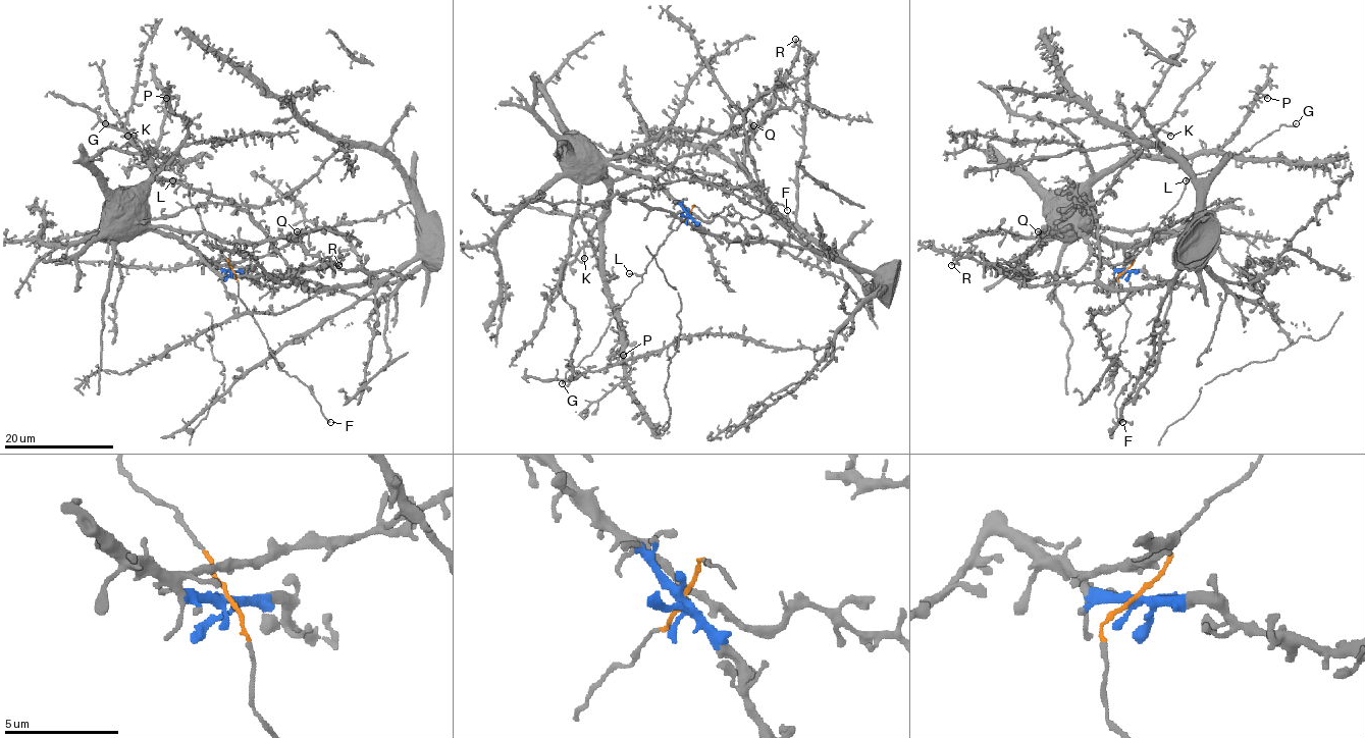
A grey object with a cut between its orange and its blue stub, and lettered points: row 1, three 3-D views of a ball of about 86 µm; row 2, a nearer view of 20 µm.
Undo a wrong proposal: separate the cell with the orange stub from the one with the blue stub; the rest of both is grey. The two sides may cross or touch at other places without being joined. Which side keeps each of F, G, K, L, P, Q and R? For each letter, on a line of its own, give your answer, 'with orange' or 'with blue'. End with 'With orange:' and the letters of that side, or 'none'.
F: with orange
G: with orange
K: with blue
L: with orange
P: with blue
Q: with blue
R: with blue
With orange: F, G, L

